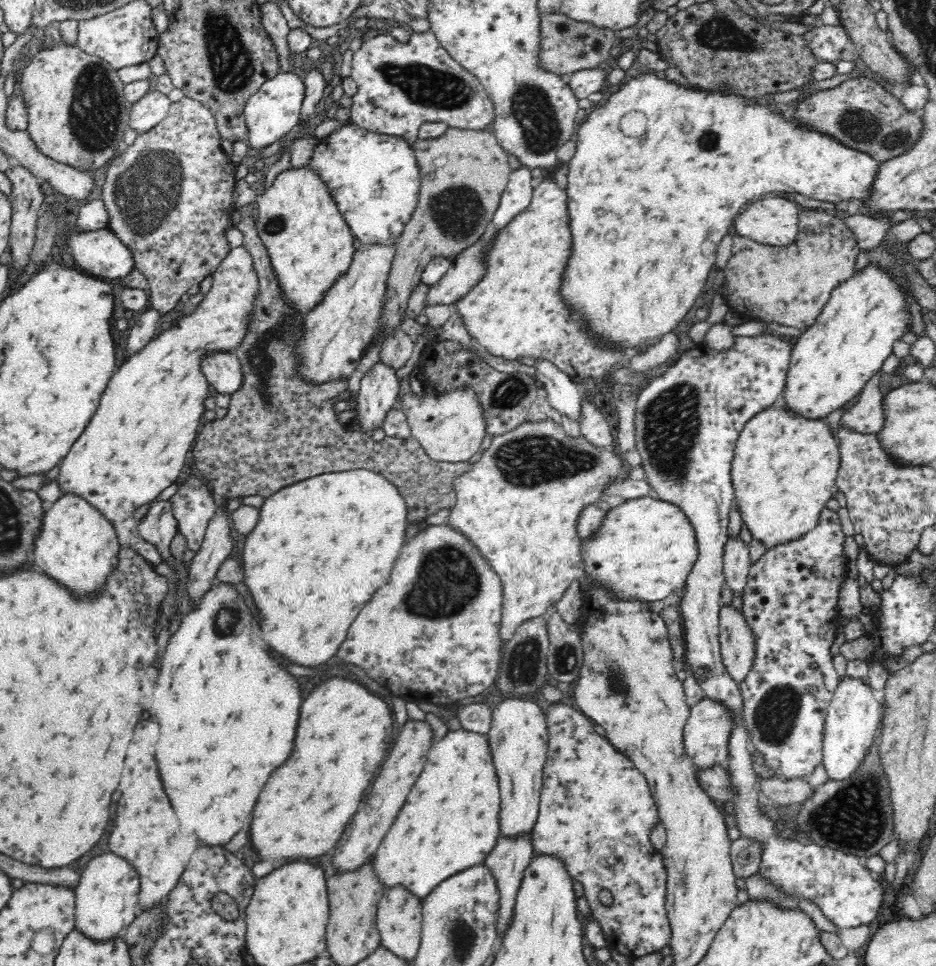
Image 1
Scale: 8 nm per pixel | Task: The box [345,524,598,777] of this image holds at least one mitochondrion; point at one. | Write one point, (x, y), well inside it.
(453, 580)

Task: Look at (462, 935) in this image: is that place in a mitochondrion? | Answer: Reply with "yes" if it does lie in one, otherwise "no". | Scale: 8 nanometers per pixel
yes

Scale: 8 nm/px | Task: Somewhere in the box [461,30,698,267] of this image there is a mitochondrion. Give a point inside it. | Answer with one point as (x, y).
(542, 130)

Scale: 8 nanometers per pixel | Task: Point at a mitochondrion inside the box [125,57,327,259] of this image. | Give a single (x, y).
(274, 226)

